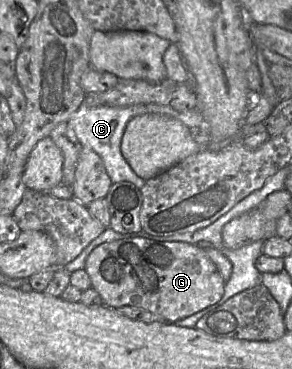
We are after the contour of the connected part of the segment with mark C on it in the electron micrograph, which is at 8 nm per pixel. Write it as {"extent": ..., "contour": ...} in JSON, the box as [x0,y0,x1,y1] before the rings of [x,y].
{"extent":[66,100,205,189],"contour":[[[85,100],[78,110],[70,116],[66,124],[74,132],[83,149],[90,149],[101,158],[112,183],[127,181],[141,189],[146,180],[139,177],[123,157],[121,153],[121,141],[127,123],[135,116],[147,113],[172,117],[180,121],[190,130],[196,127],[203,127],[205,124],[203,116],[198,108],[186,112],[178,112],[169,105],[160,105],[156,103],[127,107],[89,106],[85,103]]]}

